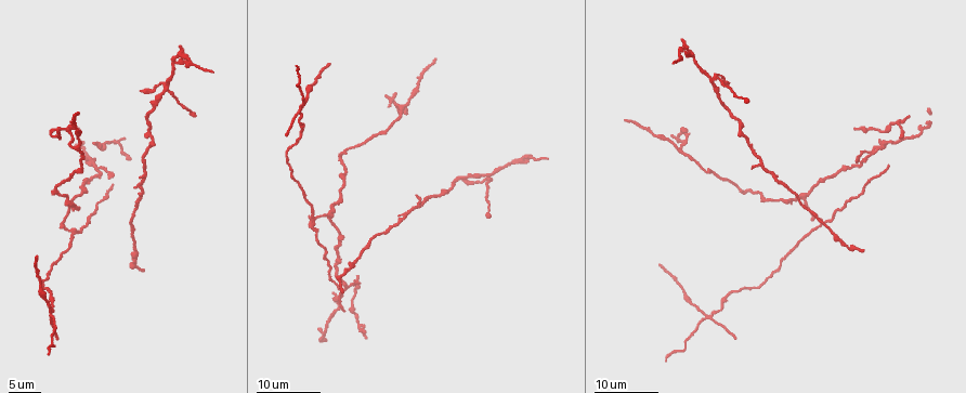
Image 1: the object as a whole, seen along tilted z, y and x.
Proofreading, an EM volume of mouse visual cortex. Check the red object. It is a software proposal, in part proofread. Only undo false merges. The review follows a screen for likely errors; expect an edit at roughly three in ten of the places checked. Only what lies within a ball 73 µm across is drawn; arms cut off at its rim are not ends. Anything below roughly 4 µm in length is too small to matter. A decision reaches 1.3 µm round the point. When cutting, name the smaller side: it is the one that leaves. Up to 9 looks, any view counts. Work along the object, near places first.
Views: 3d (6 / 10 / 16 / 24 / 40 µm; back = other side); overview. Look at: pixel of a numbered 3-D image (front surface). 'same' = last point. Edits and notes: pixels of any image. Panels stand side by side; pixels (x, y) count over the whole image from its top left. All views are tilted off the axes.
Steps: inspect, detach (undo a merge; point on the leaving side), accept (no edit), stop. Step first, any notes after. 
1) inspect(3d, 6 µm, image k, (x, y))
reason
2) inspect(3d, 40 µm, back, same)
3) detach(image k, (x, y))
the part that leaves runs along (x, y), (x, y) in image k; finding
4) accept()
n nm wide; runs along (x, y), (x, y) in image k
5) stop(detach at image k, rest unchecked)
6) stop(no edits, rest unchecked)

inspect(3d, 24 µm, image 1, (329, 218))
three-way junction

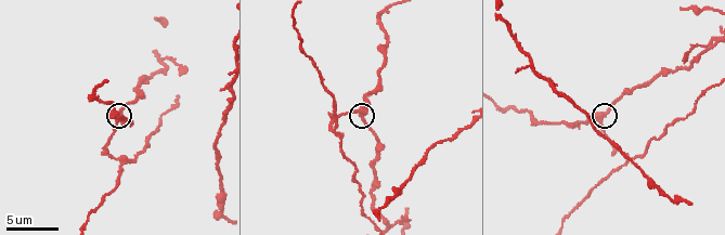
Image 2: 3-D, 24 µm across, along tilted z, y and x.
inspect(3d, 10 µm, image 2, (604, 114))

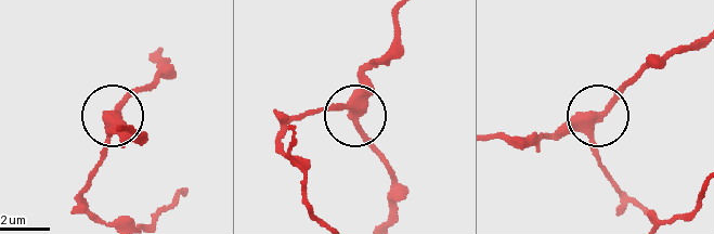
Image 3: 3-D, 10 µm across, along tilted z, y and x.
inspect(3d, 10 µm, back, image 3, (358, 114))
from behind

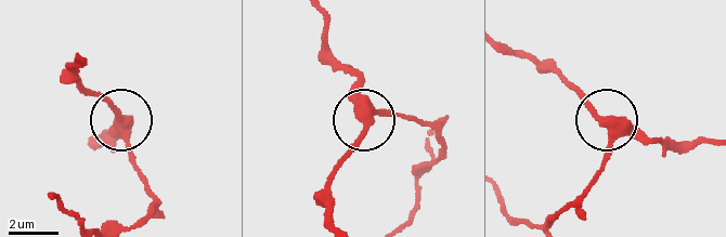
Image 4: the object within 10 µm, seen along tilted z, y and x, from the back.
accept()
runs along (553, 220), (585, 188), (610, 143), (606, 120), (560, 73) in image 4; continuous, no second neuron

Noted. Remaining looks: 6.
inspect(3d, 10 µm, image 2, (118, 160))
a fork

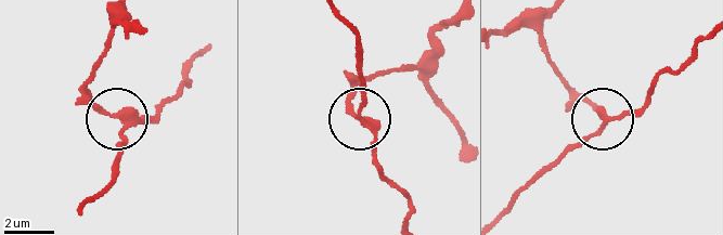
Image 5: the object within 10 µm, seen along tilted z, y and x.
detach(image 5, (152, 122))
the part that leaves runs along (130, 123), (119, 132), (108, 182), (84, 200) in image 5; a second neuron is stuck on

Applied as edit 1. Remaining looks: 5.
inspect(overview)

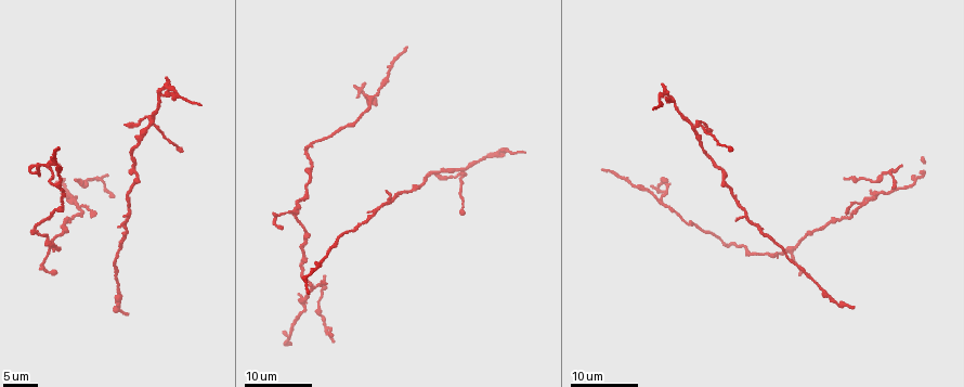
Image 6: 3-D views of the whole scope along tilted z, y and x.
inspect(3d, 24 µm, image 6, (464, 170))
four-way junction

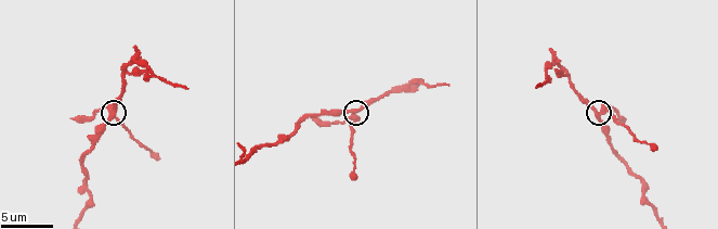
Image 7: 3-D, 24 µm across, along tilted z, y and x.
inspect(3d, 6 µm, image 7, (109, 111))

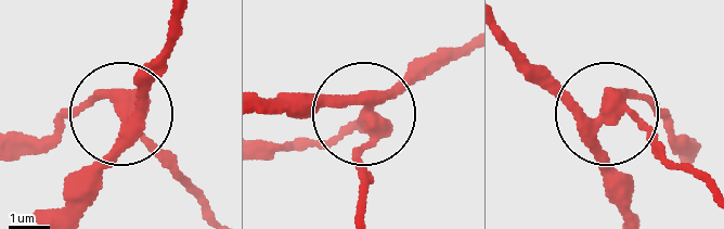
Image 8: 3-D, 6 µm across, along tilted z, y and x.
accept()
4 arms; runs along (263, 111), (365, 109), (354, 214) in image 8; all the same neuron

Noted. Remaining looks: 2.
inspect(3d, 24 µm, image 6, (32, 168))
sharp bend

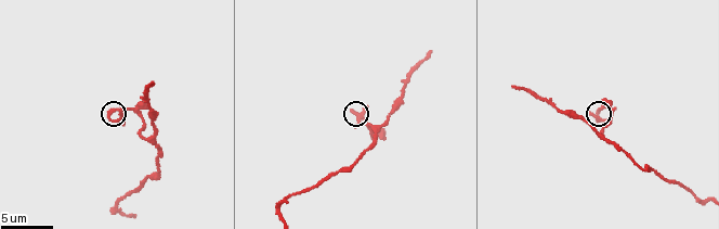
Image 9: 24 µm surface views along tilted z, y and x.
inspect(3d, 6 µm, image 9, (114, 110))
zoom in

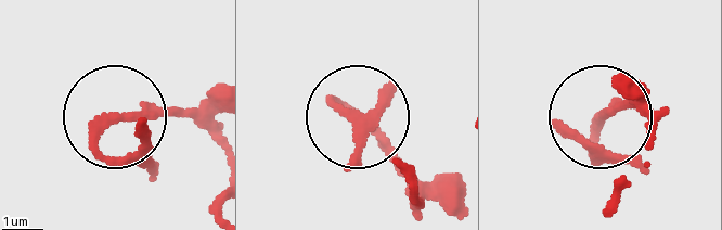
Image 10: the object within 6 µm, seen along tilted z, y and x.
accept()
all the same neuron

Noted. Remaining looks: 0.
stop(detach at image 5, rest unchecked)

